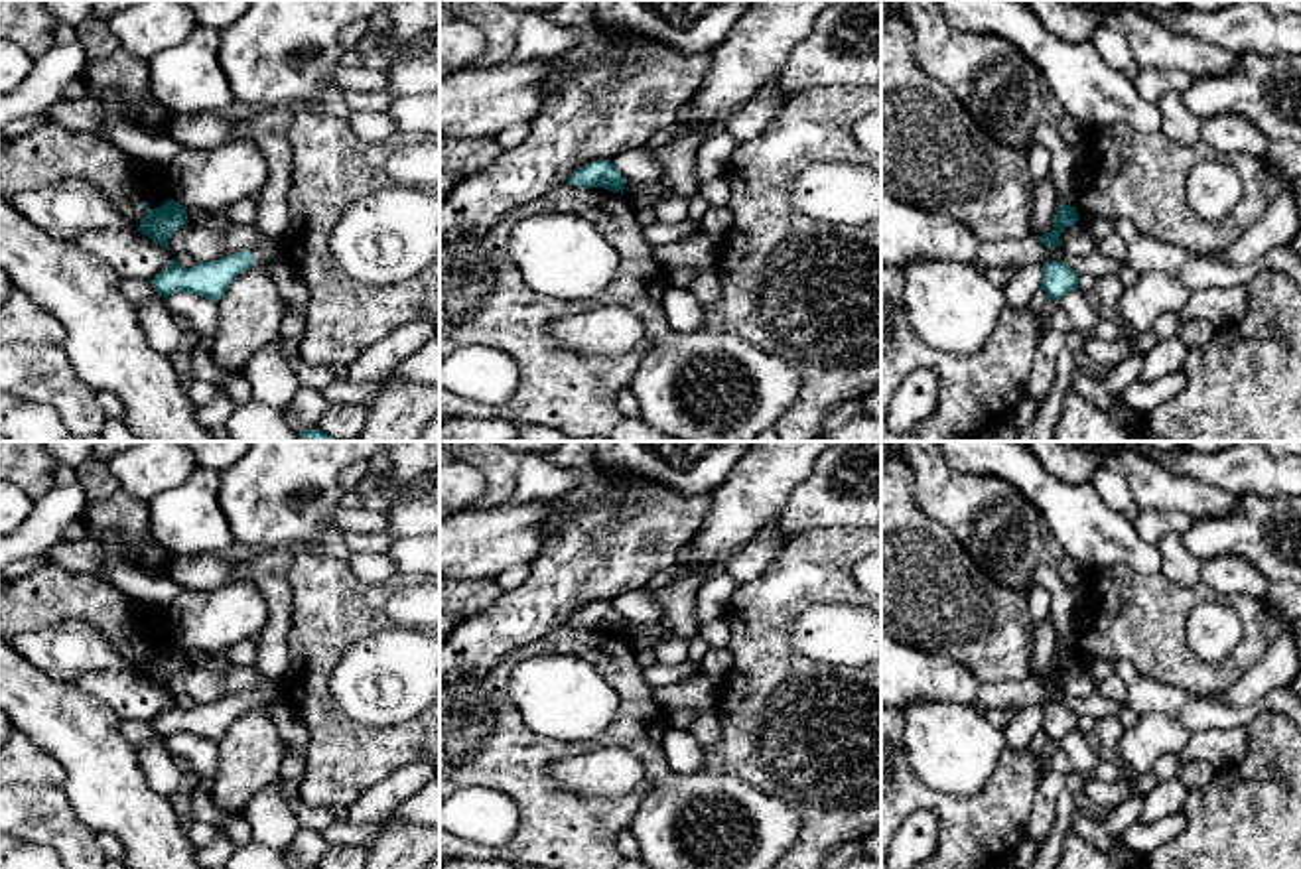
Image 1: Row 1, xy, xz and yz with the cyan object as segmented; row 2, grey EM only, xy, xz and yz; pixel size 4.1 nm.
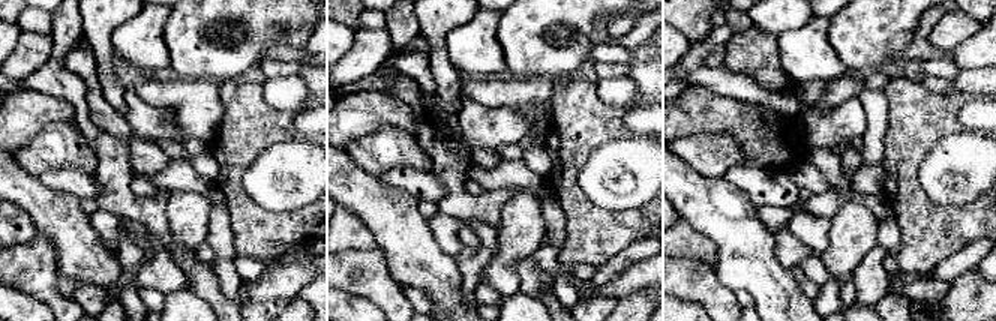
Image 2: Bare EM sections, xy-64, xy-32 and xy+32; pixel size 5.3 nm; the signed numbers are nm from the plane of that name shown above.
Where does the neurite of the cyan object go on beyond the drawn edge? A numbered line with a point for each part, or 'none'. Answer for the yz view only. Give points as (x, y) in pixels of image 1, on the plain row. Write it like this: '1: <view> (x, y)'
none

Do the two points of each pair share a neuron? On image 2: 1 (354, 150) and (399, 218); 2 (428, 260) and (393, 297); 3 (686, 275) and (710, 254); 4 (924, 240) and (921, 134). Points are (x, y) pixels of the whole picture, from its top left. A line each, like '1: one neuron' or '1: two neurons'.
1: two neurons
2: two neurons
3: two neurons
4: one neuron

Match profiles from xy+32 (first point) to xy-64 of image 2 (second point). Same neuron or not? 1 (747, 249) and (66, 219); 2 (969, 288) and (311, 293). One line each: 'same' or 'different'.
1: same
2: different

